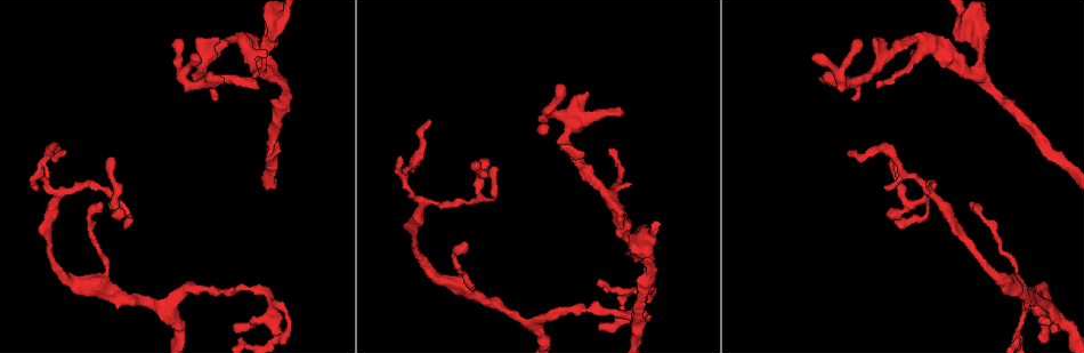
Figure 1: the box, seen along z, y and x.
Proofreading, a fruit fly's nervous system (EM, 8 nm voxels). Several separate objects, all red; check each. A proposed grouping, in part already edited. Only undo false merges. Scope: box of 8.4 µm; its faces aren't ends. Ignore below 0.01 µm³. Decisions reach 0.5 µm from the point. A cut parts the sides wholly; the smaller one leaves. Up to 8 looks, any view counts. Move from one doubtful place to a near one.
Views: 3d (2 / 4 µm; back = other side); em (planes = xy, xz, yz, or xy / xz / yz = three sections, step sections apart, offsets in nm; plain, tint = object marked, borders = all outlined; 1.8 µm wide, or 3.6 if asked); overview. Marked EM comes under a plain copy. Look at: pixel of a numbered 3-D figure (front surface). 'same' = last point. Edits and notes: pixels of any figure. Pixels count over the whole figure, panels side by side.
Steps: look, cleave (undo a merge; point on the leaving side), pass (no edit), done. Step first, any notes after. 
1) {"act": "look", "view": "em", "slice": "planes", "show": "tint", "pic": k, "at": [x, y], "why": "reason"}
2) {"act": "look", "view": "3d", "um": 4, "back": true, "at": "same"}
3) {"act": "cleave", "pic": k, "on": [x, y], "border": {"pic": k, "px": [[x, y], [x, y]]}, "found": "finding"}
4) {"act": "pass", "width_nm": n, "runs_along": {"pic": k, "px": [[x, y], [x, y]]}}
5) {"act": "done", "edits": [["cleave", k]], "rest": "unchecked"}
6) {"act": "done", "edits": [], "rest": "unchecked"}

{"act": "look", "view": "3d", "um": 2, "back": true, "pic": 1, "at": [909, 201], "why": "thin neck"}

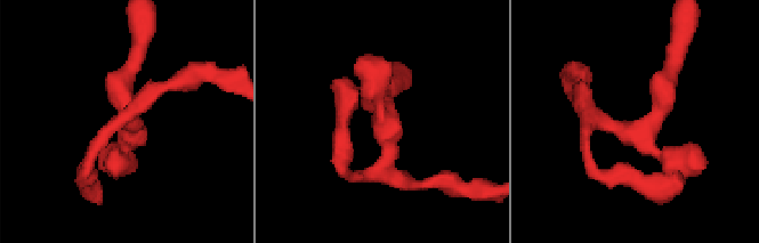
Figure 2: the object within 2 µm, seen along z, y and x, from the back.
{"act": "look", "view": "em", "slice": "xz", "step": 16, "show": "tint", "pic": 2, "at": [126, 127]}

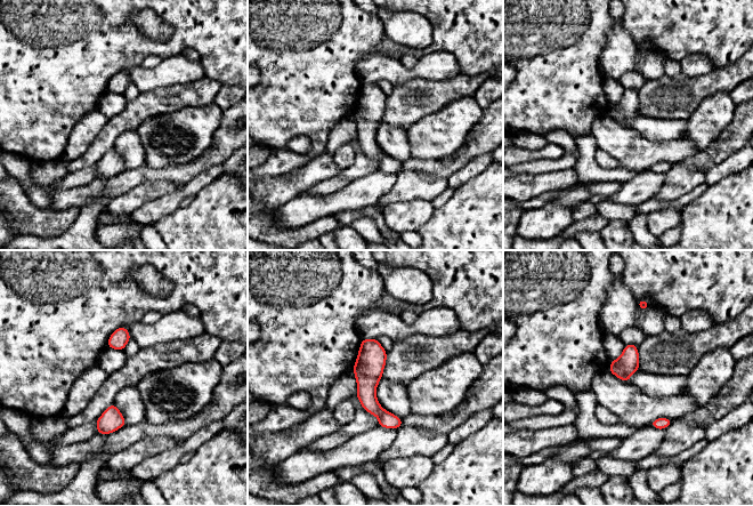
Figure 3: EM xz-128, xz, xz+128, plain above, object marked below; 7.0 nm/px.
{"act": "look", "view": "em", "slice": "planes", "show": "tint", "at": "same"}

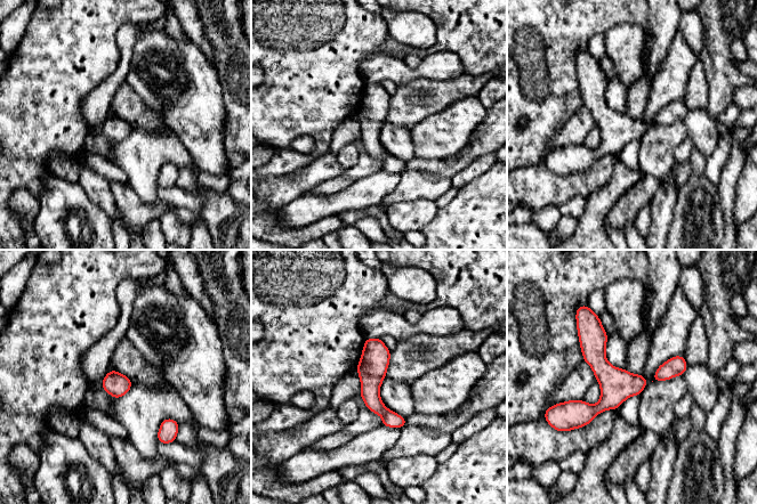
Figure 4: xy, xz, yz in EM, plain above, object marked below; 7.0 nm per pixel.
{"act": "pass", "runs_along": {"pic": 4, "px": [[596, 322], [606, 398], [577, 413]]}, "found": "one neuron here"}

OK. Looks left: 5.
{"act": "look", "view": "3d", "um": 4, "pic": 1, "at": [977, 65], "why": "abrupt turn"}

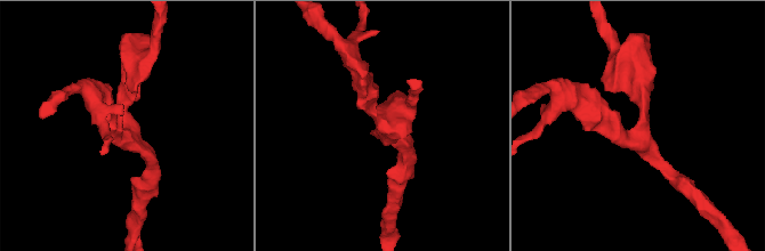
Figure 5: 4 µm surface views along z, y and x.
{"act": "look", "view": "em", "slice": "planes", "show": "tint", "pic": 5, "at": [128, 130], "arms": 3, "arm_widths_nm": [200, 200, 280]}

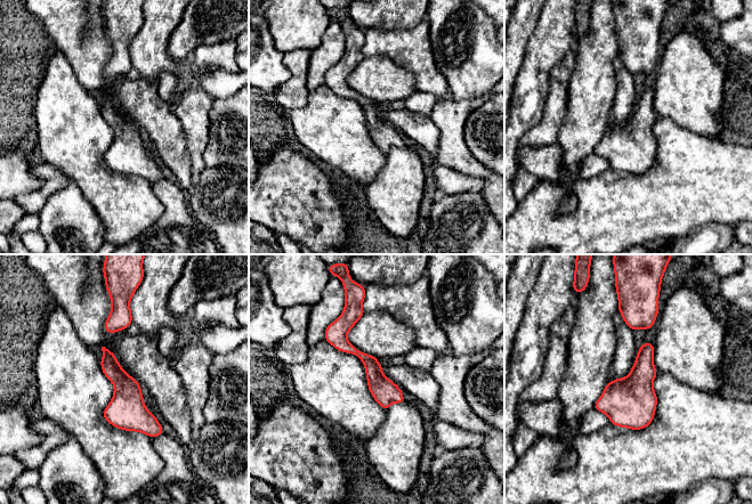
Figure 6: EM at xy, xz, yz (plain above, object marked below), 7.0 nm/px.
{"act": "pass", "width_nm": 180, "found": "one neuron here"}

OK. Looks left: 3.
{"act": "look", "view": "3d", "um": 4, "back": true, "pic": 1, "at": [1036, 309]}

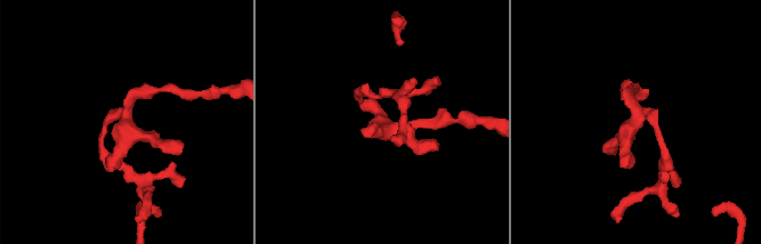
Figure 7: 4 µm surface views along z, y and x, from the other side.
{"act": "look", "view": "em", "slice": "planes", "show": "tint", "pic": 7, "at": [129, 114], "arms": 4}

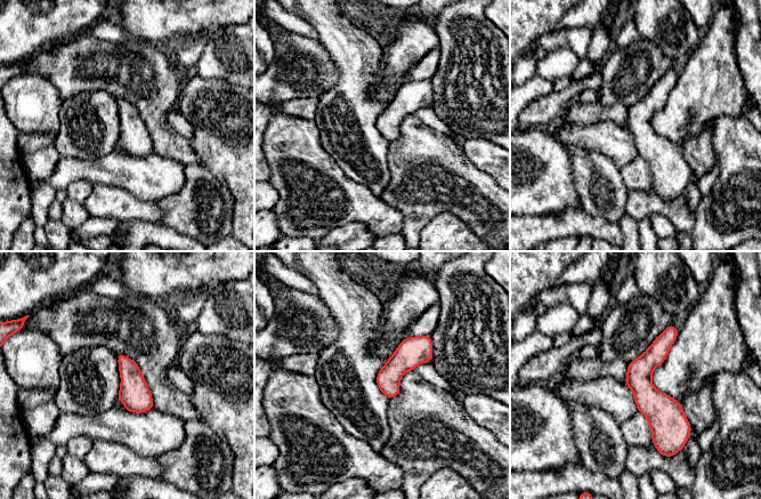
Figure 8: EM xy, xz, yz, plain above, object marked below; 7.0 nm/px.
{"act": "pass", "runs_along": {"pic": 8, "px": [[672, 328], [645, 365], [662, 443]]}, "found": "continuous, no second neuron"}

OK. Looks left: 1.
{"act": "look", "view": "em", "slice": "yz", "step": 4, "show": "tint", "pic": 1, "at": [881, 148], "why": "sharp bend"}

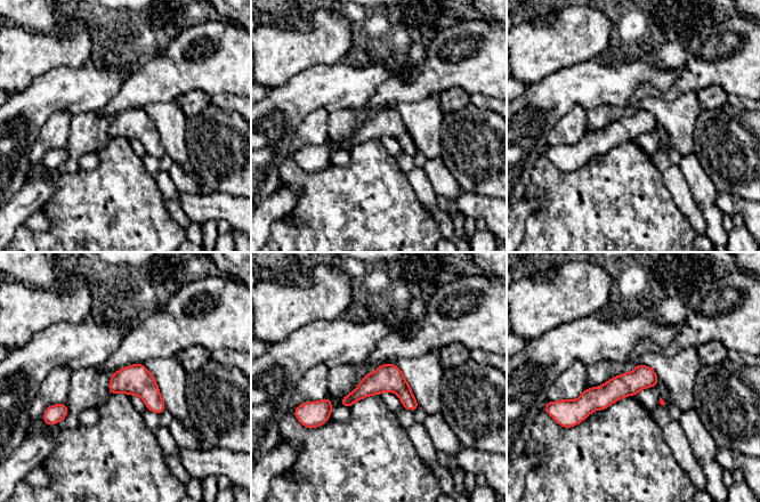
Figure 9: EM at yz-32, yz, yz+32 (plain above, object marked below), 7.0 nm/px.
{"act": "pass", "runs_along": {"pic": 9, "px": [[653, 374], [572, 406]]}, "found": "continuous, no second neuron"}

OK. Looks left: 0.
{"act": "done", "edits": [], "rest": "unchecked"}

